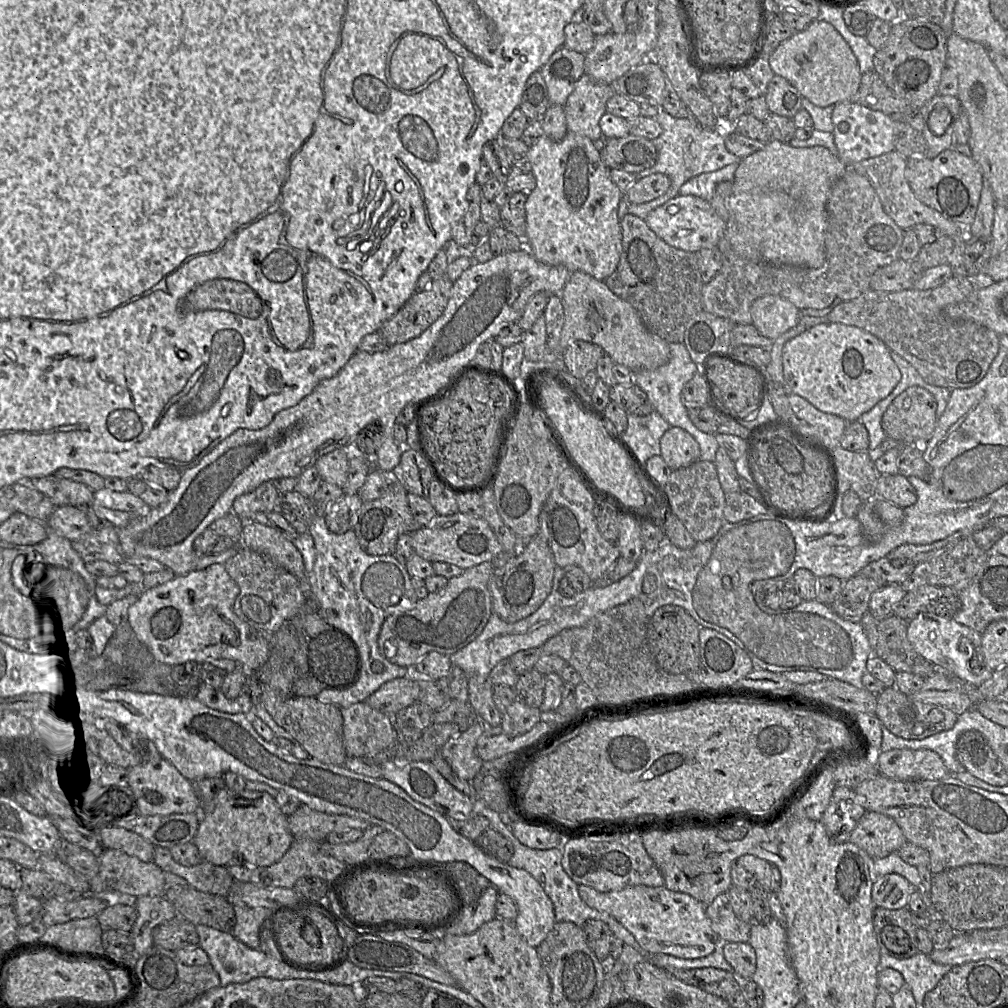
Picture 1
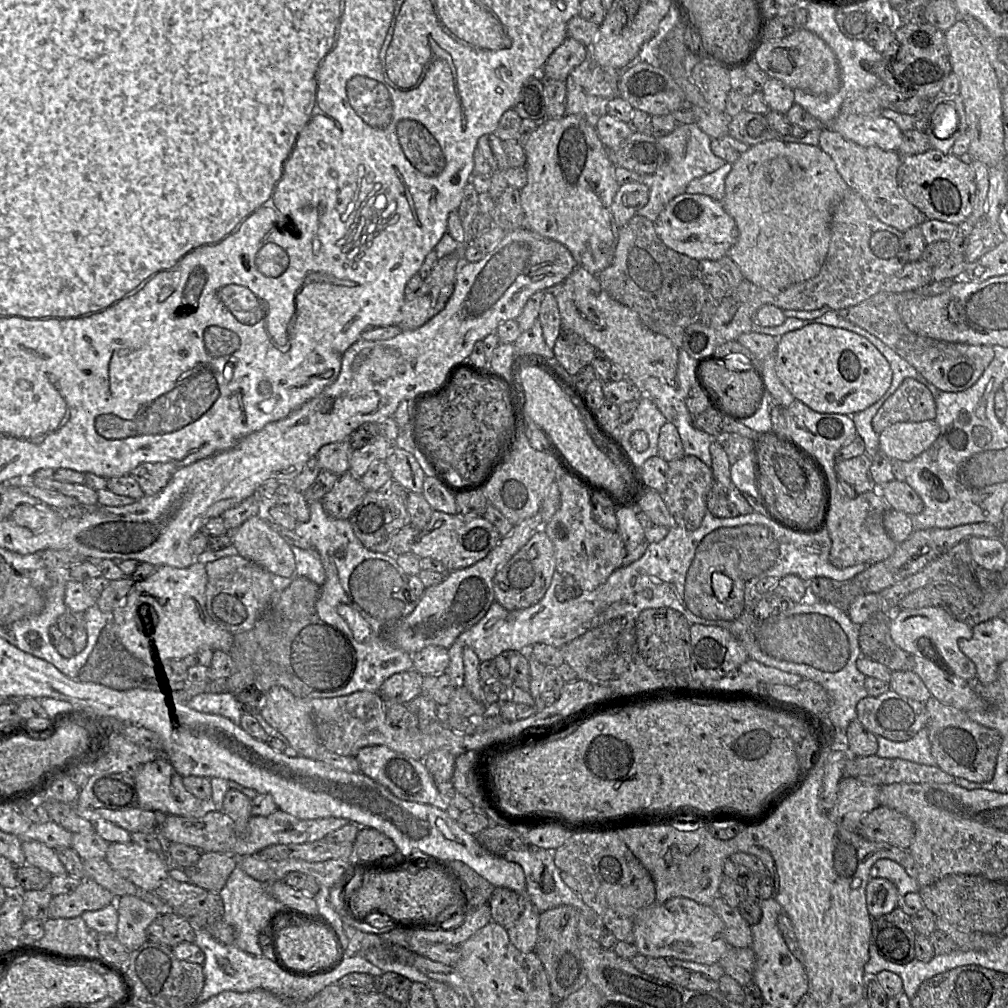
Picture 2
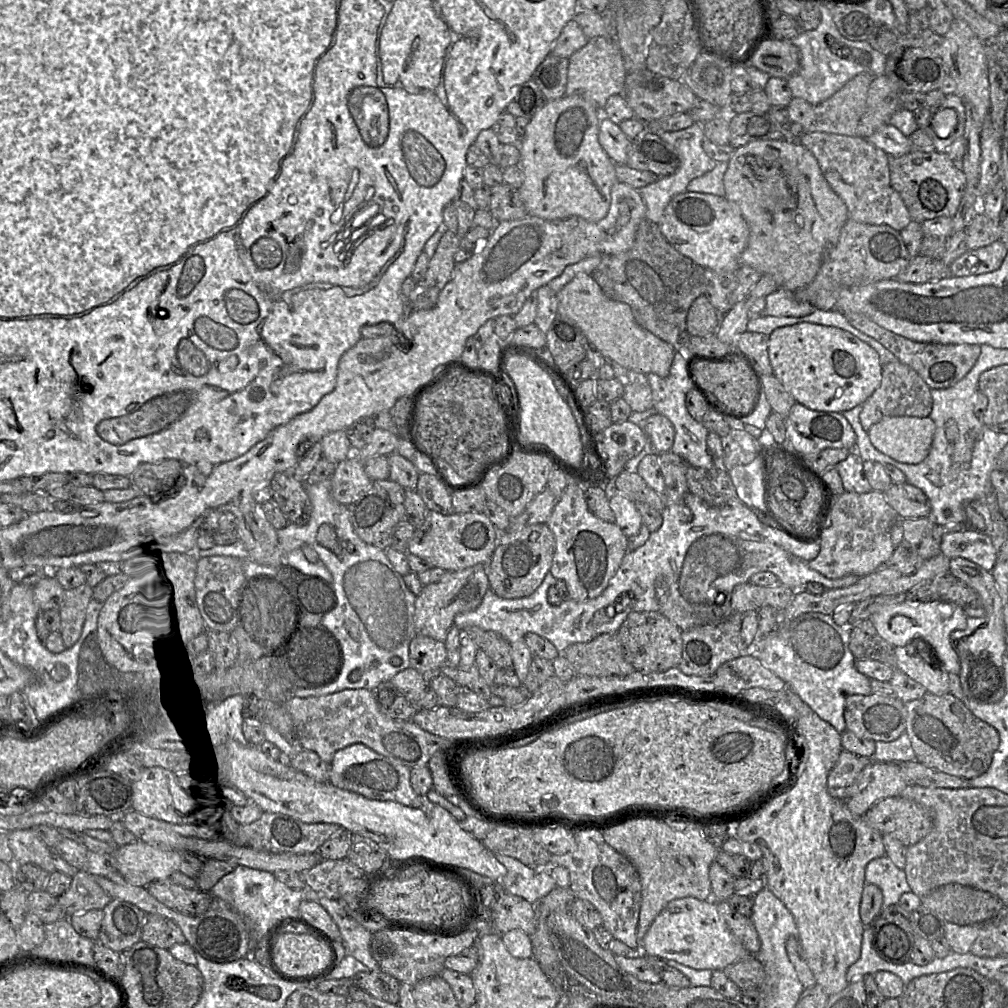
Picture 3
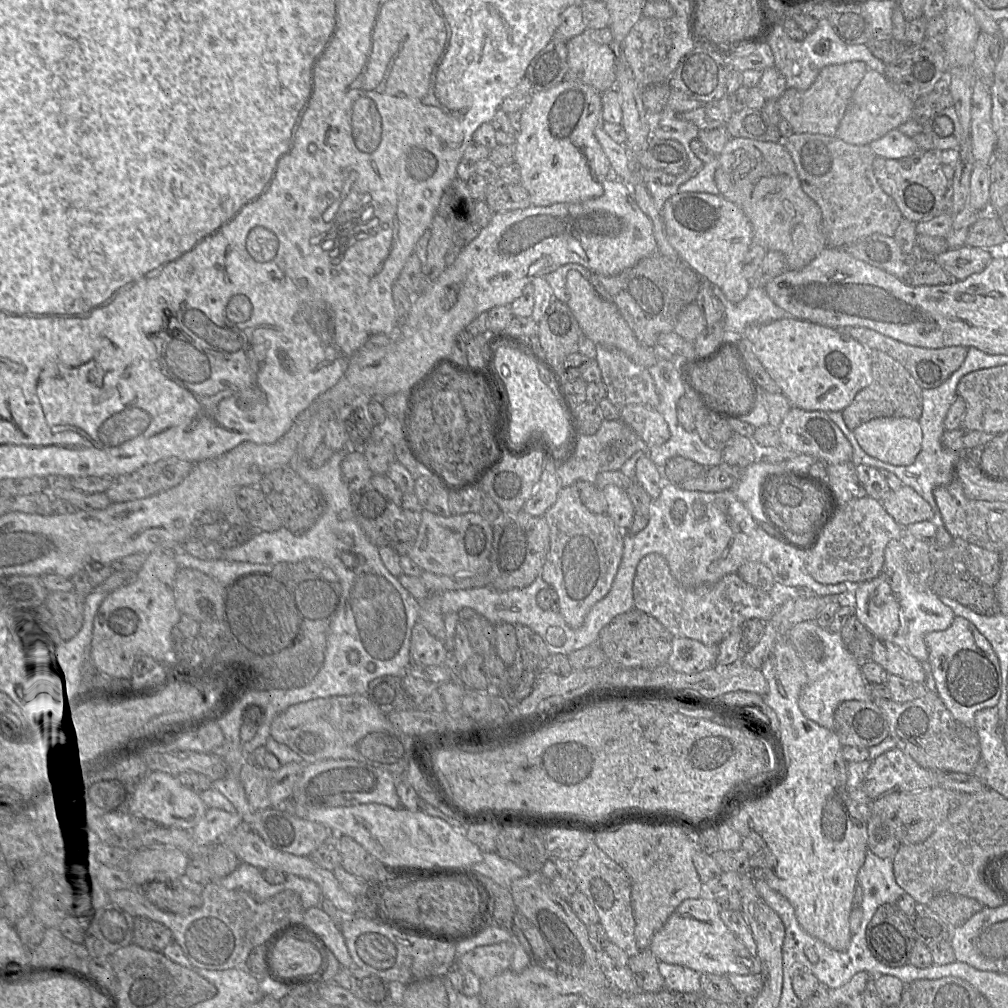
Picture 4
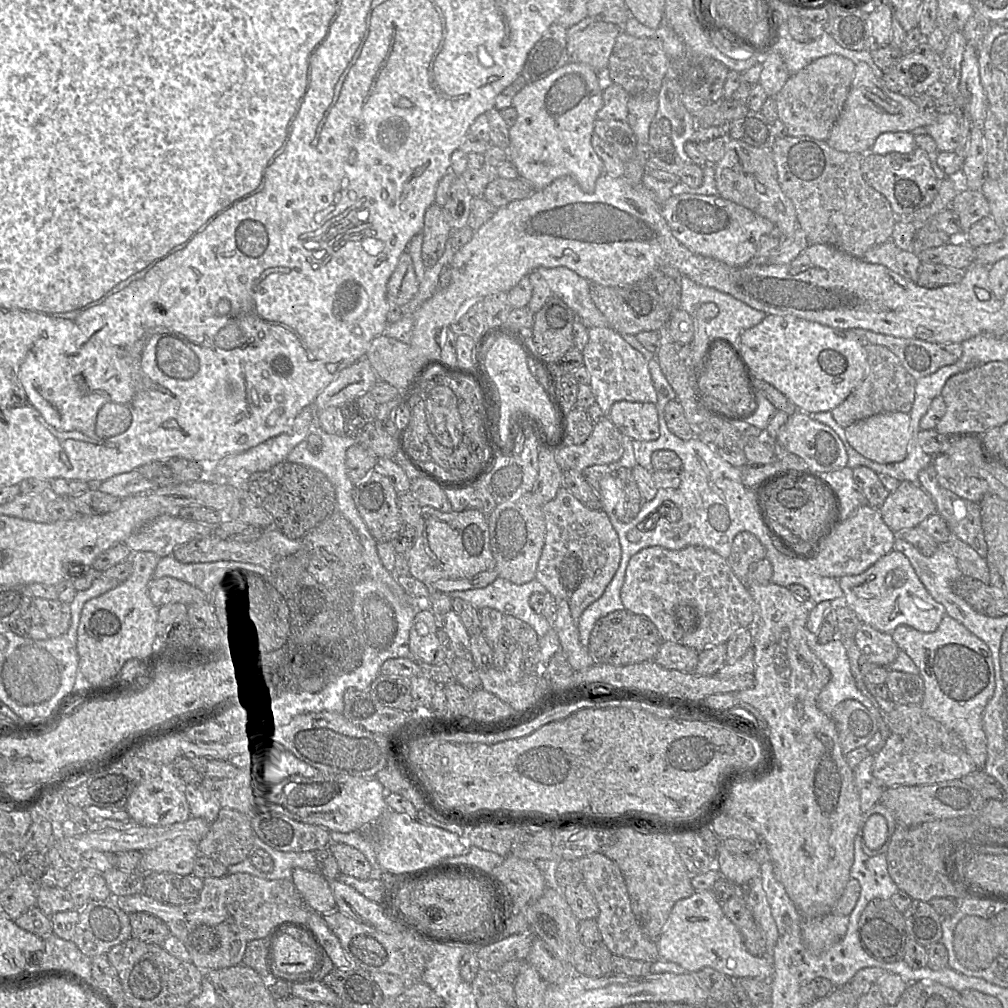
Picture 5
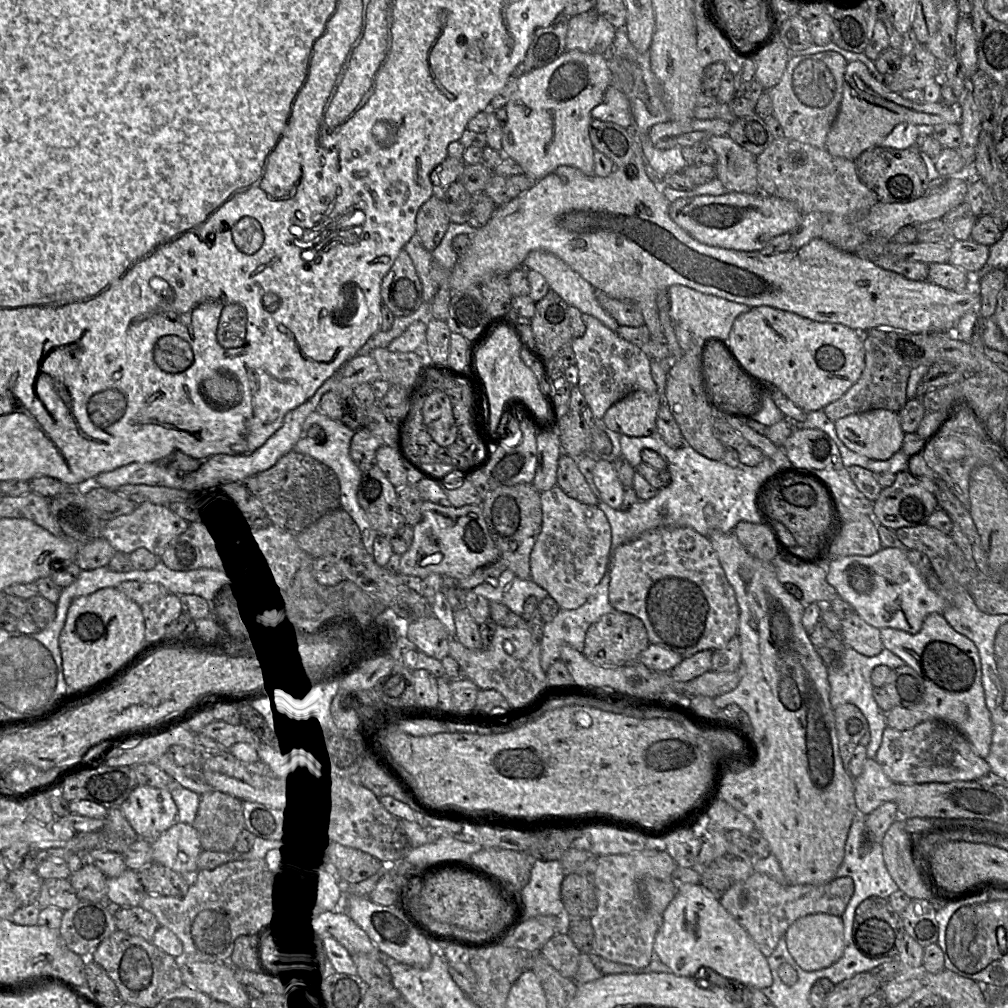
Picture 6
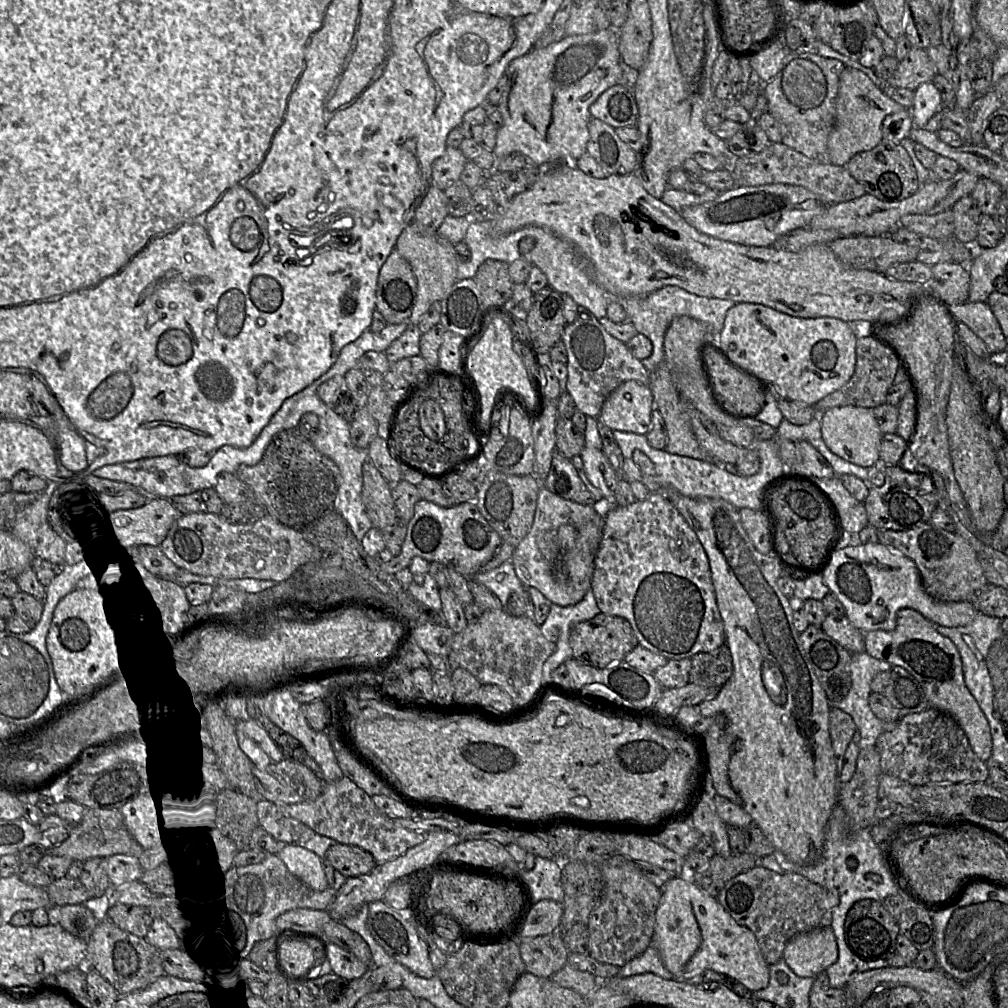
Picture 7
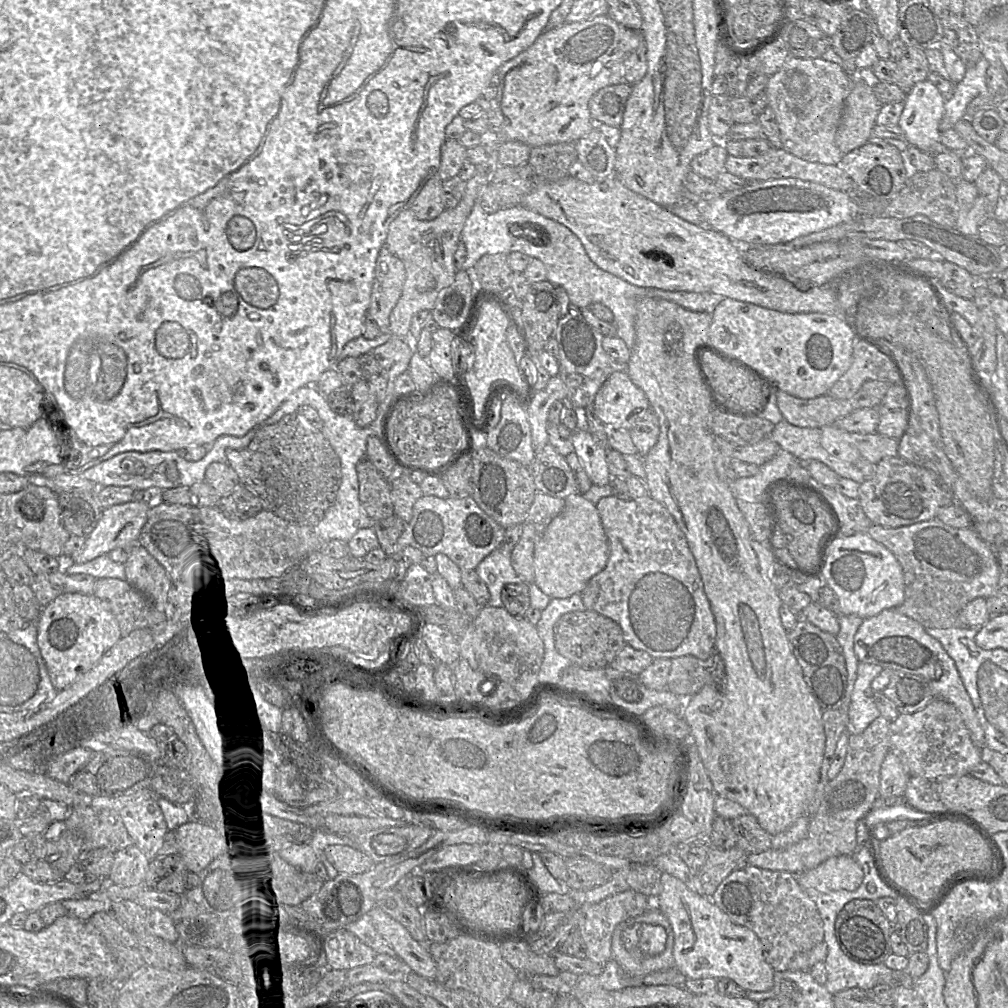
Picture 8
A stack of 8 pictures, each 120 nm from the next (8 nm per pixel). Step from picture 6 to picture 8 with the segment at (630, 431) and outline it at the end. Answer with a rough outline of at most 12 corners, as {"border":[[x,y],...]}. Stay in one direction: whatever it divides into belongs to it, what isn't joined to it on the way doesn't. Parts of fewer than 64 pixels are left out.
{"border":[[626,371],[613,372],[593,409],[631,430],[651,408]]}

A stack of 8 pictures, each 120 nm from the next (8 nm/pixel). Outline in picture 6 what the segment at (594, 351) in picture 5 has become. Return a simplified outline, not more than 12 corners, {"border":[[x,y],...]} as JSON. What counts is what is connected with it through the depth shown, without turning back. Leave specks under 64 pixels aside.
{"border":[[592,315],[570,345],[595,418],[657,392],[651,360]]}

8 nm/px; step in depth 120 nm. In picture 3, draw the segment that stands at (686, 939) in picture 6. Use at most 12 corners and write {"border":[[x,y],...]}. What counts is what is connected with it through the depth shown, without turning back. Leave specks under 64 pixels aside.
{"border":[[670,901],[645,955],[723,971],[749,954],[716,901]]}

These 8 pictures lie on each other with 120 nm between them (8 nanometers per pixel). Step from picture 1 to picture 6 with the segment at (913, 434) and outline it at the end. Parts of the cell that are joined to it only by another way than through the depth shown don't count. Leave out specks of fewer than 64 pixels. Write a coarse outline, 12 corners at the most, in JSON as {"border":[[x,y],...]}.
{"border":[[864,336],[865,366],[822,409],[831,421],[873,409],[898,413],[911,369]]}

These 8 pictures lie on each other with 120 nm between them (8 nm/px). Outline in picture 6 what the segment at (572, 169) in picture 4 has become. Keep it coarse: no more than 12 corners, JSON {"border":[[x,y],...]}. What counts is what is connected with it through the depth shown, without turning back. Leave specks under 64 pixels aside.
{"border":[[564,52],[522,75],[502,154],[537,181],[594,175],[591,111],[607,56]]}

